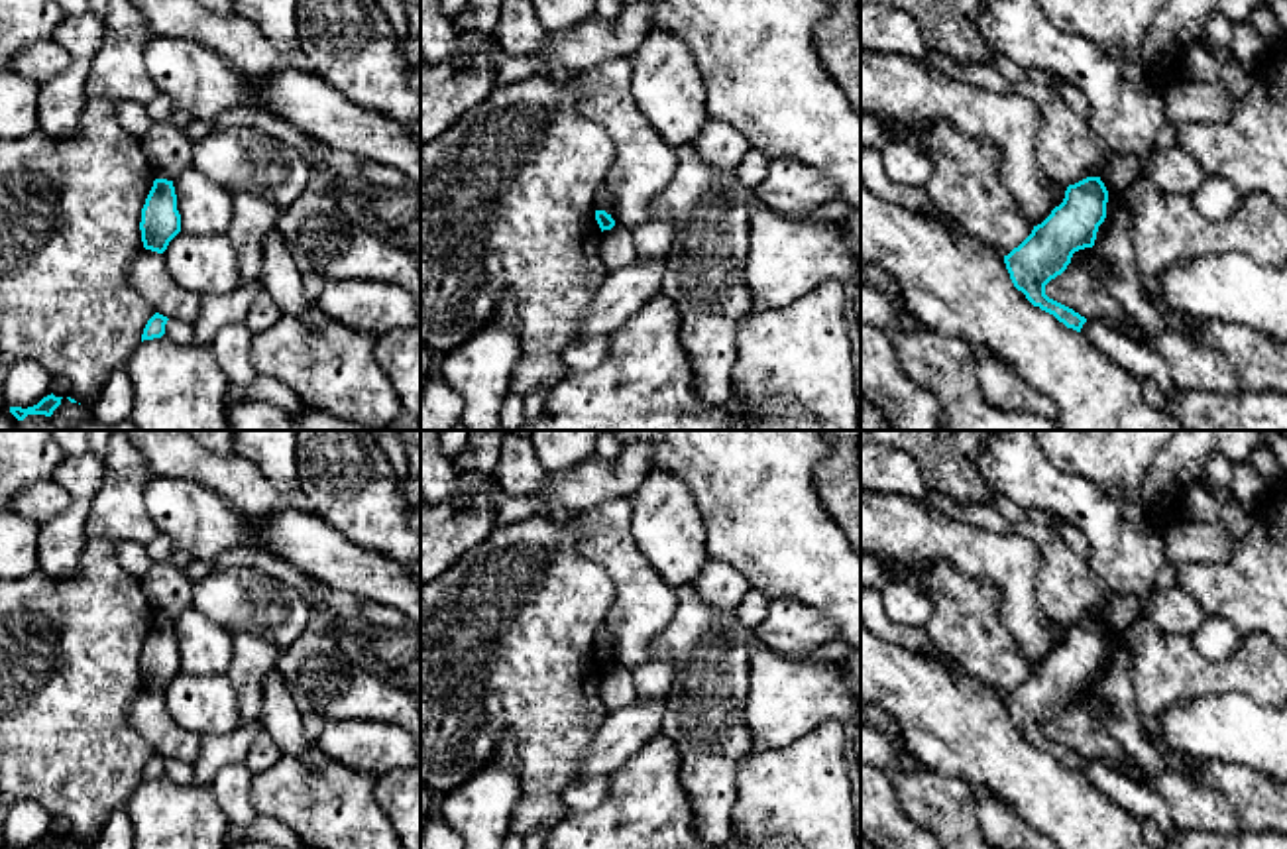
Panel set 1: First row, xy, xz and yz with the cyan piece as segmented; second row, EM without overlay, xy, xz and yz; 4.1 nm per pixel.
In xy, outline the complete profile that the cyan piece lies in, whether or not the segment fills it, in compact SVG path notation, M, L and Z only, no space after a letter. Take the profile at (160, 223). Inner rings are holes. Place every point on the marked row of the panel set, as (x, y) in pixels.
M155 179L141 208L141 242L145 250L163 254L181 232L181 214L173 181Z

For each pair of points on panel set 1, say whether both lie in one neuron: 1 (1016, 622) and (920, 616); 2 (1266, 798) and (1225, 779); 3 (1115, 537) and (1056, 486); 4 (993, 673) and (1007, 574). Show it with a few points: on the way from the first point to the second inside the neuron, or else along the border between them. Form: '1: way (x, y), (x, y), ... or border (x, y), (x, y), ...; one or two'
1: border (893, 580), (904, 582), (924, 596); two
2: way (1256, 798), (1234, 781); one
3: way (1101, 523), (1077, 500), (1069, 498); one
4: border (975, 578), (999, 592), (999, 618), (1026, 657); two

